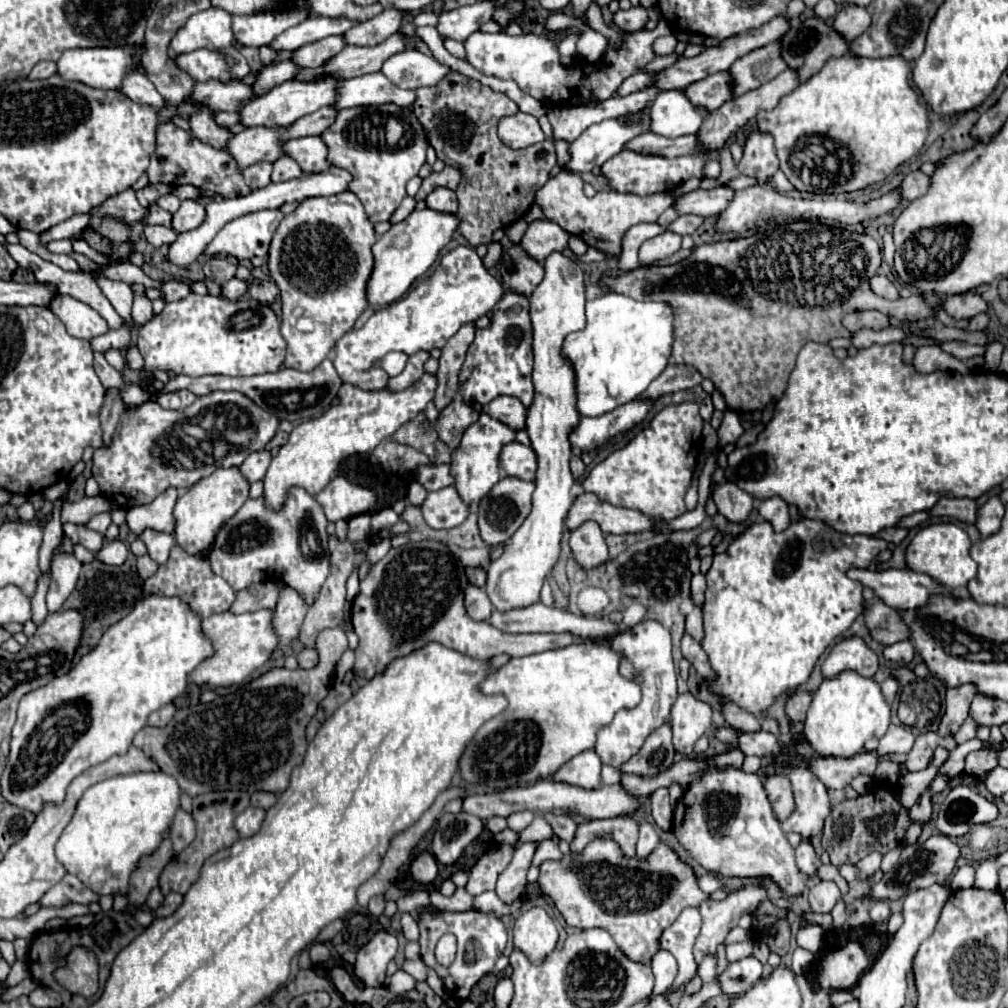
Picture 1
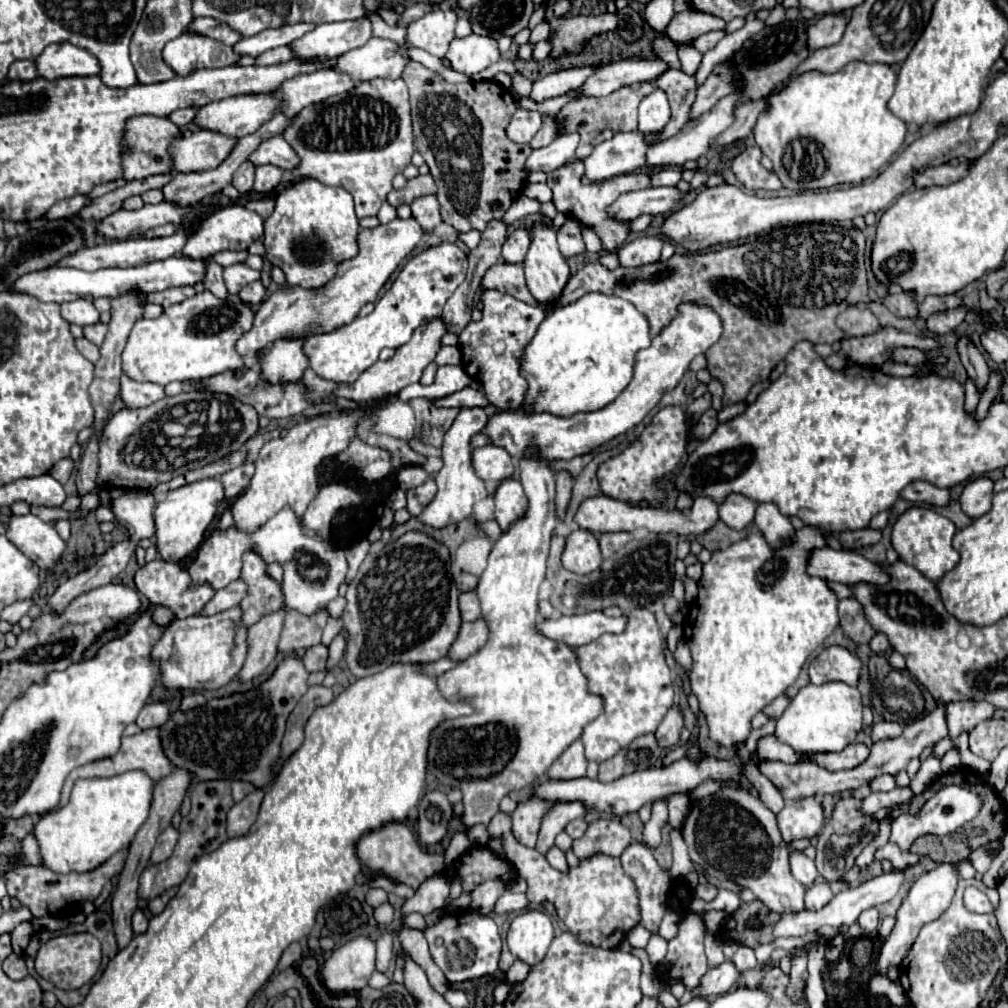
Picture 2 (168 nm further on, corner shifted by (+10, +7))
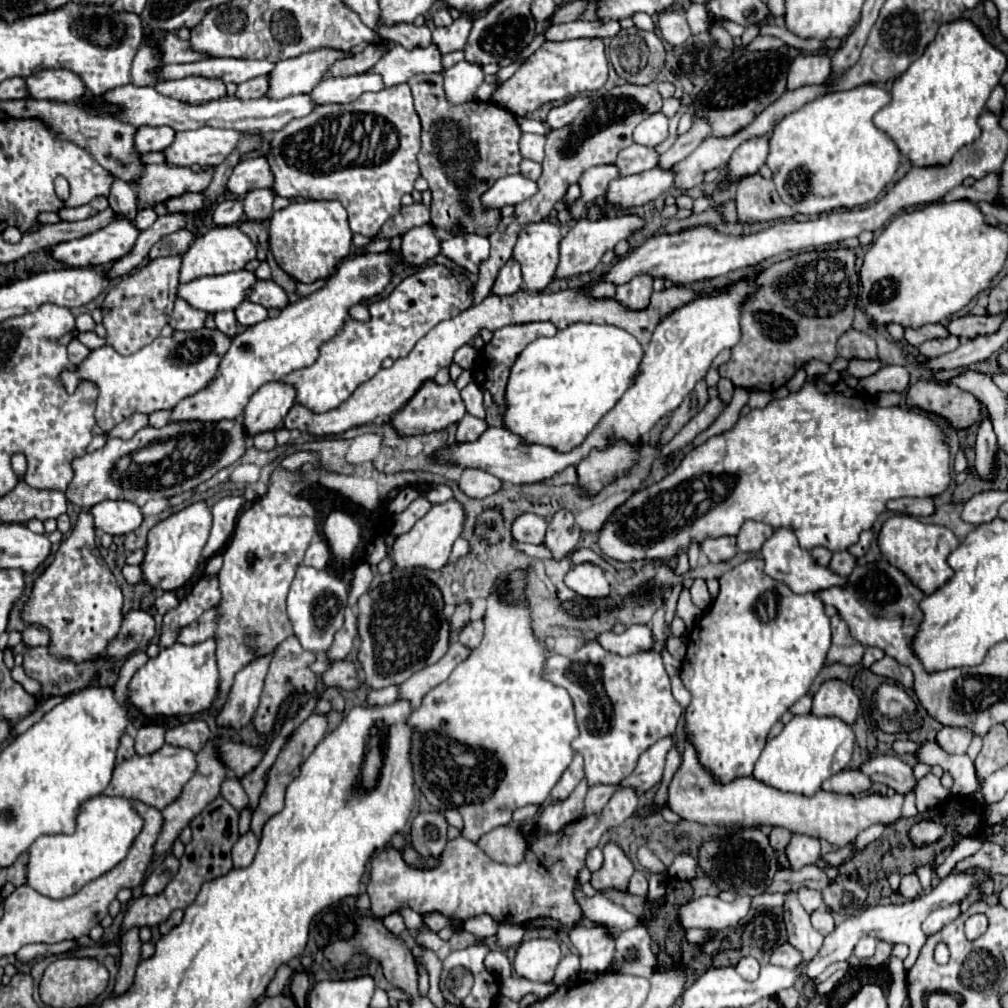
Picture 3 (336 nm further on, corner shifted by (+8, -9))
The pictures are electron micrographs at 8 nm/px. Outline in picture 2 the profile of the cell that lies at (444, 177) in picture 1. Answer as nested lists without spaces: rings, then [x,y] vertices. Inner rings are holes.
[[[432,174],[426,176],[416,176],[412,180],[408,180],[408,184],[402,190],[392,190],[388,194],[388,202],[392,206],[400,206],[400,204],[412,204],[418,196],[424,194],[434,194],[436,192],[436,182],[432,178]]]

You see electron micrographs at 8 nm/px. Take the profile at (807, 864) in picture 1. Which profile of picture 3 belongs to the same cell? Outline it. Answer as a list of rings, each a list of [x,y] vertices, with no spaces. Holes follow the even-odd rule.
[[[802,888],[802,890],[798,890],[798,900],[800,900],[800,904],[804,906],[804,910],[806,910],[808,914],[812,914],[814,910],[824,908],[824,900],[822,900],[822,894],[820,894],[818,890]]]

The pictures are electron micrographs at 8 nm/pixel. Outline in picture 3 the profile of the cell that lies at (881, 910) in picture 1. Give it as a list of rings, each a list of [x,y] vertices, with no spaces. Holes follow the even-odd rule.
[[[864,936],[862,940],[858,940],[858,944],[854,946],[854,956],[858,958],[868,958],[874,954],[874,948],[876,948],[876,940],[870,938],[870,936]]]

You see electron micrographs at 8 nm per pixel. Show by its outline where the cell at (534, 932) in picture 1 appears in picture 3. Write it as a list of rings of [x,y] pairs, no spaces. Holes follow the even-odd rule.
[[[546,938],[524,940],[518,946],[514,958],[514,970],[518,976],[532,982],[552,982],[560,958],[562,952],[556,940]]]

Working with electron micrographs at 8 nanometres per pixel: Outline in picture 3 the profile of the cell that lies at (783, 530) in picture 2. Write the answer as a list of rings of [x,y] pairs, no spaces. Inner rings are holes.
[[[776,530],[772,538],[766,540],[766,544],[762,546],[762,560],[764,560],[764,572],[778,582],[784,582],[792,592],[796,594],[806,594],[806,592],[818,592],[830,586],[842,586],[846,584],[846,578],[830,572],[826,566],[818,566],[816,560],[810,556],[808,550],[800,548],[796,542],[796,536],[792,530]]]

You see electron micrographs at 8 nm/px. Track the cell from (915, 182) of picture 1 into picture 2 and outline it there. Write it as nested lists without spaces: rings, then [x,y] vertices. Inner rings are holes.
[[[960,162],[958,166],[932,166],[926,168],[924,172],[914,174],[914,186],[916,188],[924,188],[924,186],[946,186],[950,182],[956,182],[958,178],[962,178],[968,172],[968,164],[970,162]]]

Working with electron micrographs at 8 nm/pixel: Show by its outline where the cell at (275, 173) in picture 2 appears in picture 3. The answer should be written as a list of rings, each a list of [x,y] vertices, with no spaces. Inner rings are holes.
[[[270,188],[250,190],[244,198],[244,214],[252,222],[264,222],[272,214],[274,192]]]

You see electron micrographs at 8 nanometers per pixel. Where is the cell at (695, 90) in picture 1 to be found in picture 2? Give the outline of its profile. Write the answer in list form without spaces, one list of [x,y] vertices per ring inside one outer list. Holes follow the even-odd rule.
[[[674,68],[664,72],[664,76],[660,76],[660,80],[656,80],[656,84],[666,92],[666,96],[670,100],[672,120],[668,122],[668,128],[664,128],[664,132],[660,132],[660,136],[670,138],[690,120],[690,108],[696,100],[698,84],[696,84],[694,76],[682,72],[682,70],[674,70]]]

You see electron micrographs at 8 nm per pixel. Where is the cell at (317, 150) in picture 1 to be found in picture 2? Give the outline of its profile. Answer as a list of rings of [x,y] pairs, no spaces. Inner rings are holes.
[[[274,136],[270,140],[264,140],[256,152],[252,152],[250,160],[260,166],[260,164],[276,164],[282,170],[292,170],[300,166],[300,156],[294,152],[294,148],[284,140],[284,136]]]

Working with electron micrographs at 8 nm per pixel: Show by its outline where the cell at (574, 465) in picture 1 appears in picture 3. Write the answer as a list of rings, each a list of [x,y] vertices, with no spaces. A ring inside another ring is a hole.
[[[560,510],[550,518],[546,532],[546,548],[552,552],[552,560],[564,560],[574,552],[580,538],[580,528],[574,524],[574,514]]]

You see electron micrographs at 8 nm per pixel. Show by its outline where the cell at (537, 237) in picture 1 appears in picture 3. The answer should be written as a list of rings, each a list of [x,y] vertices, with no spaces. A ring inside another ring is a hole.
[[[510,258],[502,270],[498,272],[498,278],[492,286],[492,292],[498,294],[498,296],[506,296],[506,294],[514,294],[522,288],[522,270],[520,270],[520,264]]]

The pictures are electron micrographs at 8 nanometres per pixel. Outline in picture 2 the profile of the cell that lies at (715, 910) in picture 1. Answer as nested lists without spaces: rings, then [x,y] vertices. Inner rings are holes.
[[[690,912],[680,922],[680,932],[668,942],[668,956],[660,964],[660,974],[664,982],[684,982],[688,988],[700,984],[708,970],[704,954],[706,922],[702,914]]]

